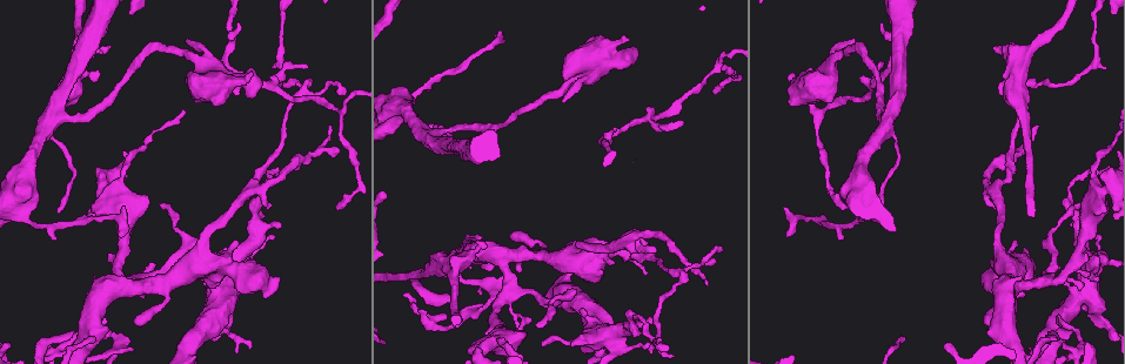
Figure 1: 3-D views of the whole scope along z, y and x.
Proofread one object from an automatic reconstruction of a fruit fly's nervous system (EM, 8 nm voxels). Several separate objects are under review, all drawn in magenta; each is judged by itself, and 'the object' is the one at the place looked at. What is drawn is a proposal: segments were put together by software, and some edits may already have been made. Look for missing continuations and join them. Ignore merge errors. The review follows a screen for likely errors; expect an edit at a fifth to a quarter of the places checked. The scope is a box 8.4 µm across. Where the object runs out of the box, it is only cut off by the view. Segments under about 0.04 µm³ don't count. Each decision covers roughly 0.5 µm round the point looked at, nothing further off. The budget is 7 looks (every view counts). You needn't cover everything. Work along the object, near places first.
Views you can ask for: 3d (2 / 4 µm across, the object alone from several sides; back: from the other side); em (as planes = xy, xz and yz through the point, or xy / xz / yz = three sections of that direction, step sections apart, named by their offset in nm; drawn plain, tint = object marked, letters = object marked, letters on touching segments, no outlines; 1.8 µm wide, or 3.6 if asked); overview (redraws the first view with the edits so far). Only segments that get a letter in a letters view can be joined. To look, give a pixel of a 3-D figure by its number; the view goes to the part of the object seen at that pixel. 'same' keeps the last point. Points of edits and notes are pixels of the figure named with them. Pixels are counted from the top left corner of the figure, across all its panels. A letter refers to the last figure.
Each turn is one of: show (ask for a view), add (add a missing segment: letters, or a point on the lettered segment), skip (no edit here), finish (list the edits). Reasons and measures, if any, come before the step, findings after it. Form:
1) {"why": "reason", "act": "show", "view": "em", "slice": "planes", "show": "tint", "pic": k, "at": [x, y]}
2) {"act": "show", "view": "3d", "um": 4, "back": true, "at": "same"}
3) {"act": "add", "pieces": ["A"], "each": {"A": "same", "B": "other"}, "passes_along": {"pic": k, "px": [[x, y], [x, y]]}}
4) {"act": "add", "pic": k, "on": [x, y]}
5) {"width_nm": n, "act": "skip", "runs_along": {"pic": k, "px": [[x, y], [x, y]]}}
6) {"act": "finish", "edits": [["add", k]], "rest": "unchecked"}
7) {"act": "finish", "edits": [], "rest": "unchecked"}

{"why": "branch point", "act": "show", "view": "3d", "um": 4, "pic": 1, "at": [1093, 304]}

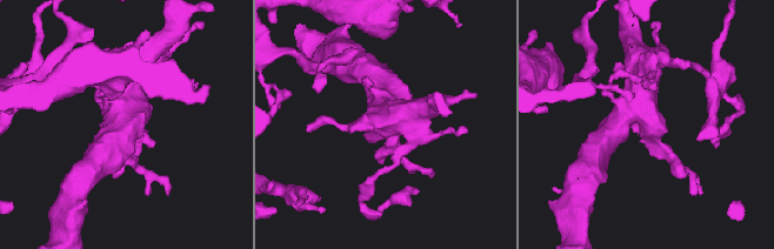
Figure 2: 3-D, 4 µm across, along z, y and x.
{"why": "now the EM", "act": "show", "view": "em", "um": 3.6, "slice": "xy", "step": 8, "show": "letters", "pic": 2, "at": [649, 123]}

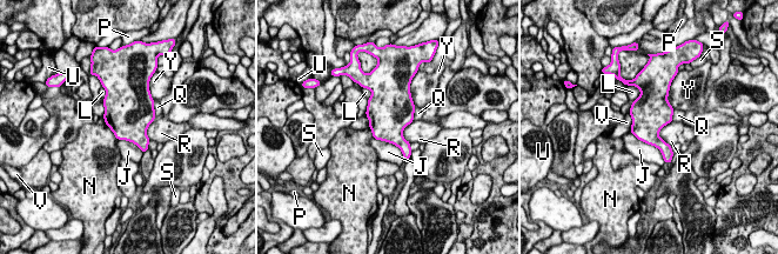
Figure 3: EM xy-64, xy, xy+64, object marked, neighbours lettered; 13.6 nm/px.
{"why": "cut it another way", "act": "show", "view": "em", "um": 3.6, "slice": "yz", "step": 8, "show": "letters", "at": "same"}

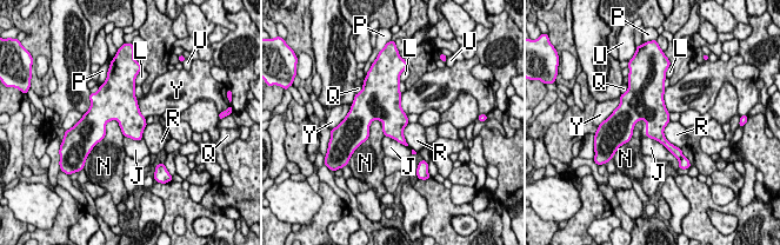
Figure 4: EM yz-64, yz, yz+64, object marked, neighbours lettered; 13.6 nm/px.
{"width_nm": 360, "act": "skip", "each": {"J": "other", "L": "other", "N": "other", "P": "other", "Q": "other", "R": "other", "U": "other", "Y": "other"}, "found": "no lettered segment goes on from it"}

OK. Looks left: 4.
{"act": "show", "view": "em", "um": 3.6, "slice": "yz", "step": 4, "show": "letters", "pic": 1, "at": [475, 259]}

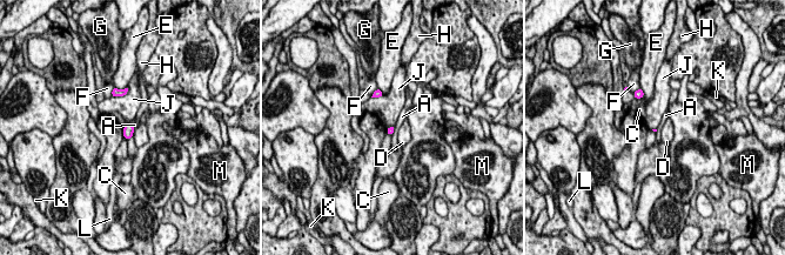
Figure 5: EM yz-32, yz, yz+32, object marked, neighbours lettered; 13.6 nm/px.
{"act": "show", "view": "em", "um": 3.6, "slice": "planes", "show": "letters", "at": "same"}

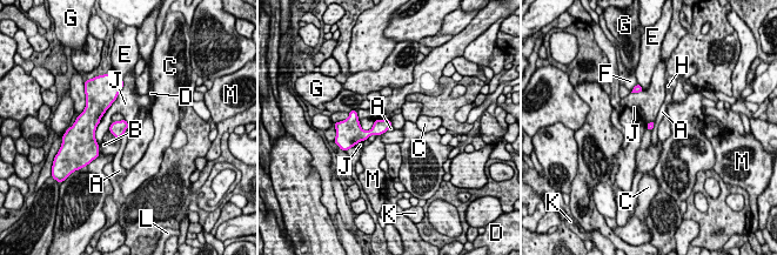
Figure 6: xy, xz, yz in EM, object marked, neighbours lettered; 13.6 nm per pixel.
{"act": "skip", "each": {"A": "other", "B": "other", "C": "other", "D": "other", "E": "other", "F": "other", "G": "other", "H": "other", "J": "other", "K": "other", "L": "other", "M": "other"}, "border": {"pic": 6, "px": [[128, 126], [119, 139]]}, "found": "no lettered segment goes on from it"}

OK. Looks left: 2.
{"why": "abrupt turn", "act": "show", "view": "em", "slice": "xz", "step": 4, "show": "tint", "pic": 1, "at": [309, 84]}

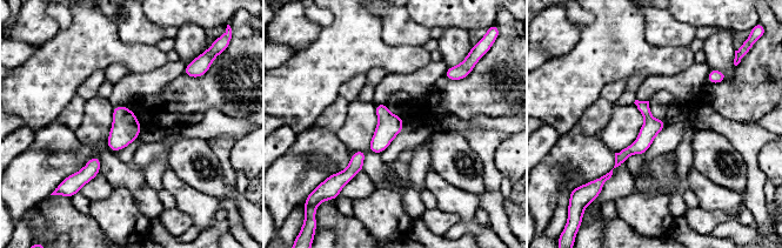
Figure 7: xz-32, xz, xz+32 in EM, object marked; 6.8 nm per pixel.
{"act": "show", "view": "em", "slice": "planes", "show": "letters", "at": "same"}

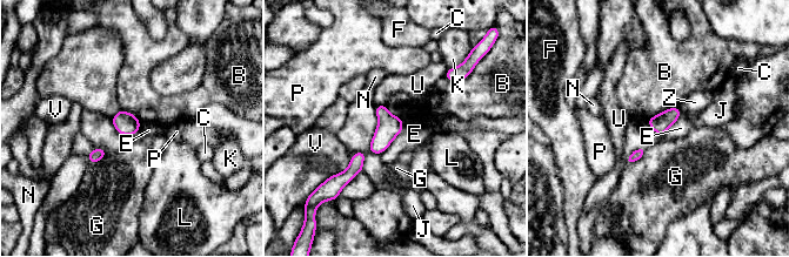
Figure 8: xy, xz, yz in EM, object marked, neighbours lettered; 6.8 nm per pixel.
{"width_nm": 130, "act": "skip", "each": {"B": "other", "C": "other", "E": "other", "F": "other", "G": "other", "J": "other", "K": "other", "L": "other", "N": "other", "P": "other", "U": "other", "V": "other", "Z": "other"}, "runs_along": {"pic": 8, "px": [[383, 108], [383, 136], [356, 161], [348, 177]]}, "found": "no lettered segment goes on from it"}

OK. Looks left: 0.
{"act": "finish", "edits": [], "rest": "unchecked"}

